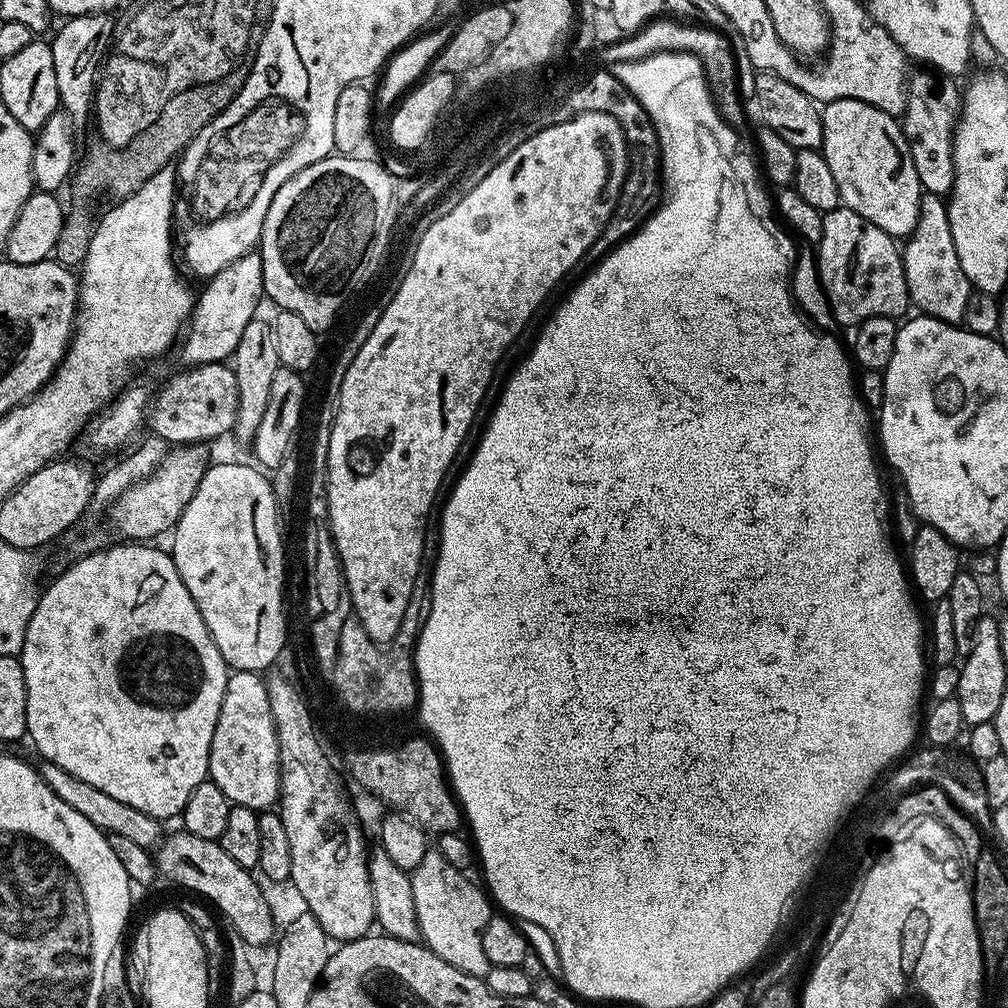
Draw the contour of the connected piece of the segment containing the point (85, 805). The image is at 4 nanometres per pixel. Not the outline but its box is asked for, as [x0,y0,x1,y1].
[38,759,161,850]

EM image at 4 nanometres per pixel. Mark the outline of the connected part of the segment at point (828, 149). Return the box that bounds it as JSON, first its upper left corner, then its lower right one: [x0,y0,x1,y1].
[820,98,922,238]

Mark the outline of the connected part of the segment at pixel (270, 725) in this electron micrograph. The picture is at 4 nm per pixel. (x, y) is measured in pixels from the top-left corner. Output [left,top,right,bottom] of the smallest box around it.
[208,671,280,810]

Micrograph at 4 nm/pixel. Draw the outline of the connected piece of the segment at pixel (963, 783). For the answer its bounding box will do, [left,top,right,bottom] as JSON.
[895,746,992,833]

